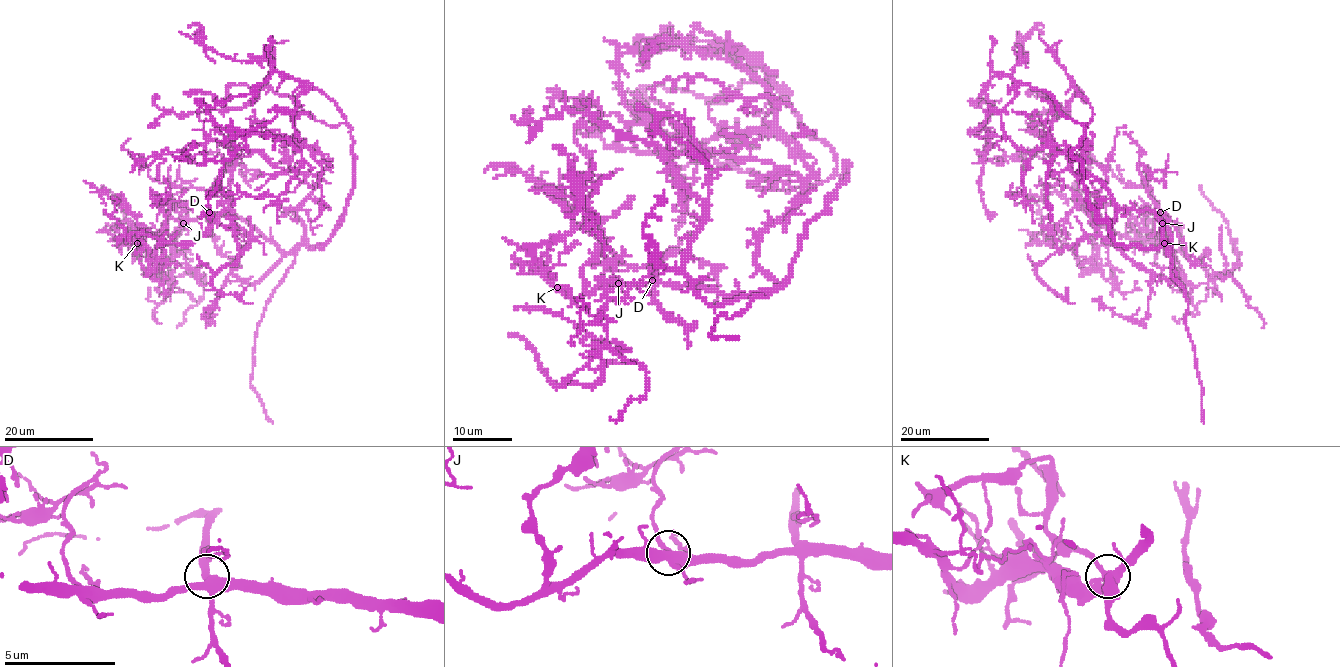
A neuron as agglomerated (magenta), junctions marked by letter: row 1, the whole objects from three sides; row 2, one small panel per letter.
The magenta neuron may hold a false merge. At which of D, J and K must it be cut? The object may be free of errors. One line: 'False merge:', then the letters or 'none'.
False merge: K

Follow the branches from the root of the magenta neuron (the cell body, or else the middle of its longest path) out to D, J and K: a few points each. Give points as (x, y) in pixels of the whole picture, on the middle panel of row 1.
D: (790, 273), (778, 288), (752, 295), (717, 294), (696, 286), (655, 283), (652, 280)
J: (790, 273), (778, 288), (752, 295), (717, 294), (696, 286), (664, 283), (618, 283)
K: (790, 273), (778, 288), (752, 295), (642, 283), (597, 285), (572, 297), (557, 286)

